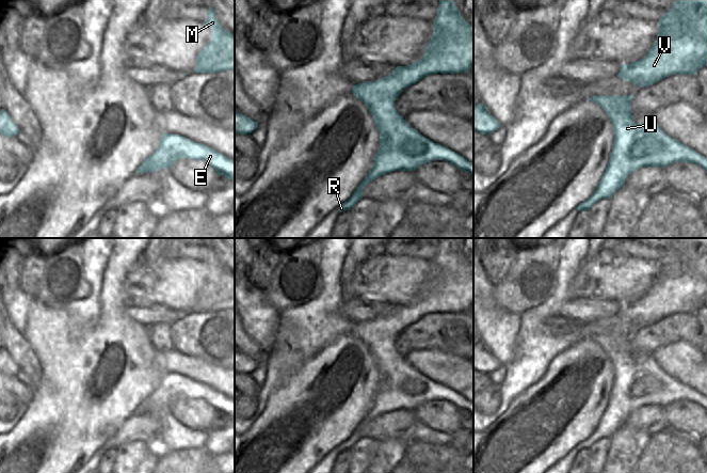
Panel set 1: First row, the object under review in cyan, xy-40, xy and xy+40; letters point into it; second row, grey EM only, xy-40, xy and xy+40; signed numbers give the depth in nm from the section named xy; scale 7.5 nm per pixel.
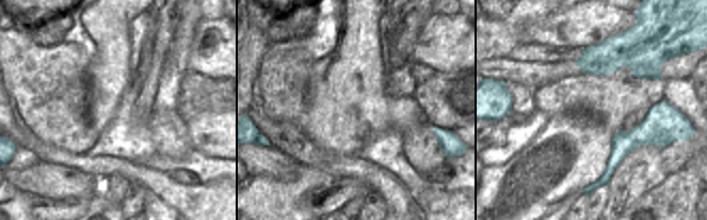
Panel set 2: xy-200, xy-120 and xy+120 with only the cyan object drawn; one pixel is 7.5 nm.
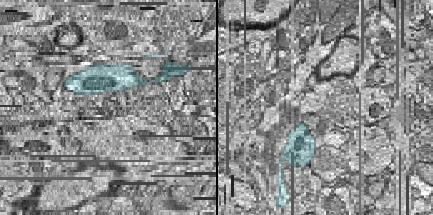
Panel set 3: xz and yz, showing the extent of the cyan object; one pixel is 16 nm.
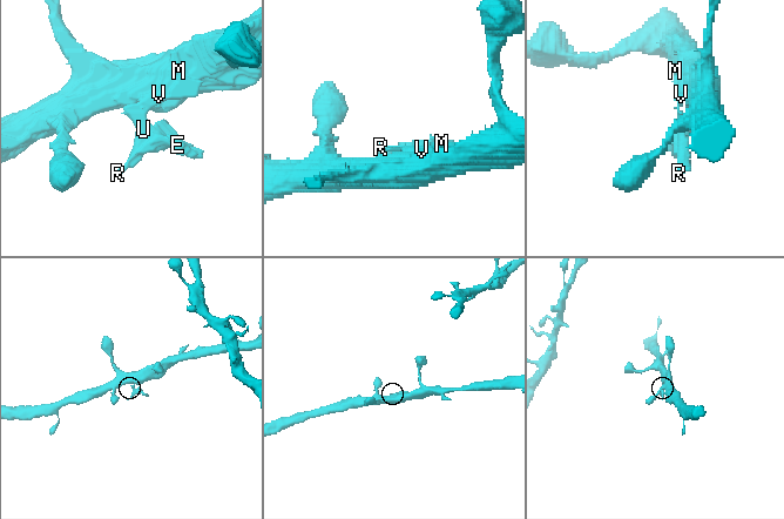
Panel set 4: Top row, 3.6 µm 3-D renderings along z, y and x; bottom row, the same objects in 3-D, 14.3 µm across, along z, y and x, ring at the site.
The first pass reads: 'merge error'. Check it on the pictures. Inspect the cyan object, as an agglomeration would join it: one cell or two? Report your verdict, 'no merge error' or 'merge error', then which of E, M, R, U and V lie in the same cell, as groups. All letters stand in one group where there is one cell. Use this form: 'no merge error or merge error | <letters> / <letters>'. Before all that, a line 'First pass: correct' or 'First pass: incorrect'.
First pass: incorrect
no merge error | E M R U V

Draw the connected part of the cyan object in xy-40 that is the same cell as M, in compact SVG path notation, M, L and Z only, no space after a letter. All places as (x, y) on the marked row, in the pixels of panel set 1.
M213 5L207 12L205 25L212 30L211 42L198 54L193 73L235 70L235 34L220 25Z

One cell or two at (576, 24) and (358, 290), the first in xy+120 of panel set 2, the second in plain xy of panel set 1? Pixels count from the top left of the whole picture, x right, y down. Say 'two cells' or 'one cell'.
one cell

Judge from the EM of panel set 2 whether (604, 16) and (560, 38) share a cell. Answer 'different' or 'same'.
same

